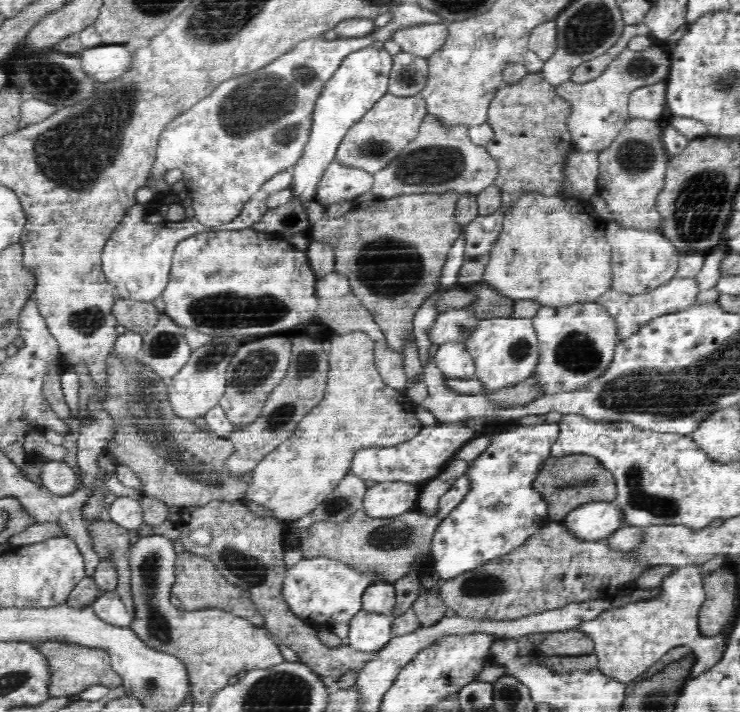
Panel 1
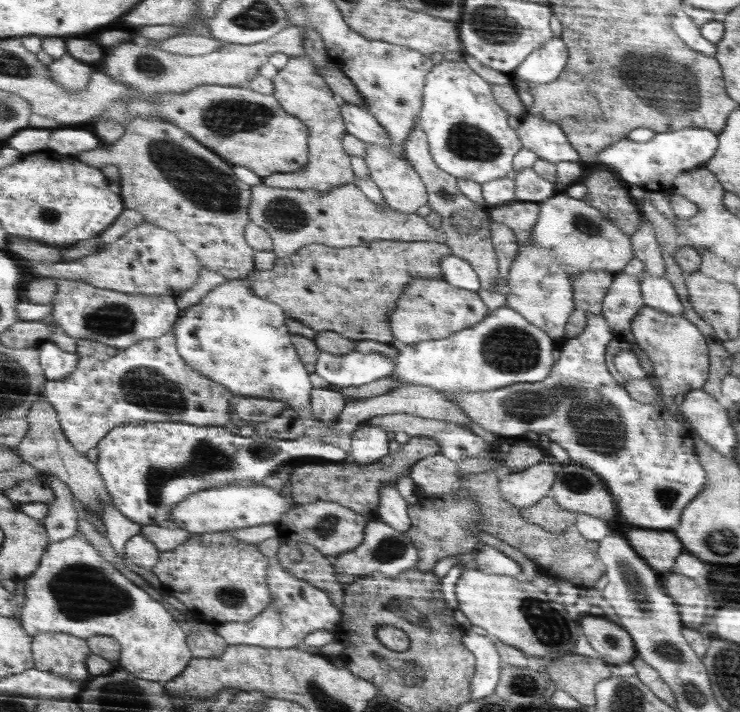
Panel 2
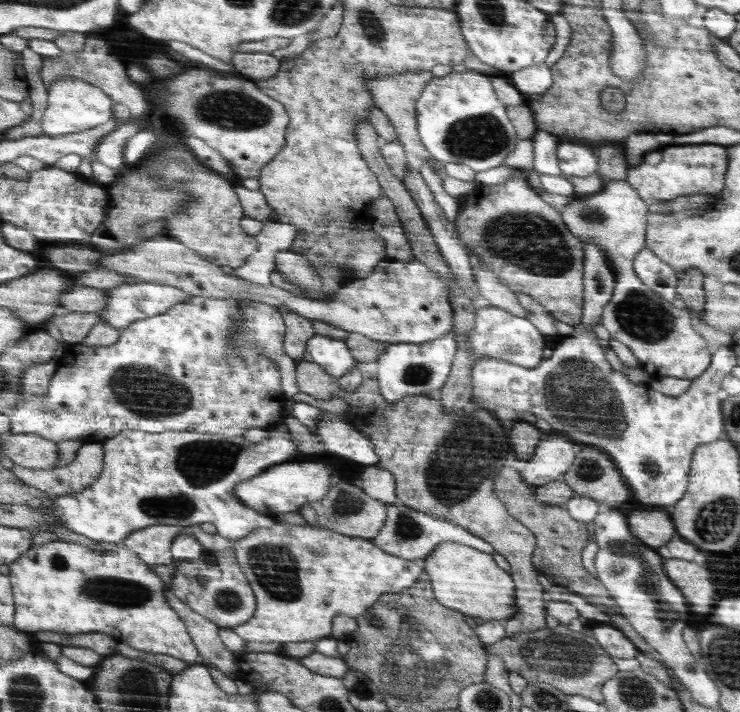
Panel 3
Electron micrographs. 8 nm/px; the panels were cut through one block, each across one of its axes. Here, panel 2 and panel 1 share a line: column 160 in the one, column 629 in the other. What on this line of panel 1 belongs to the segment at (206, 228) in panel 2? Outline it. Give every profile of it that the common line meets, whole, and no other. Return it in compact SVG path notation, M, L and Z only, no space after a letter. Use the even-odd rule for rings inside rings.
M629 118L612 144L599 153L598 194L606 201L610 212L614 215L613 220L626 228L660 231L661 218L656 210L656 200L664 186L667 164L670 160L662 142L663 129L664 121Z

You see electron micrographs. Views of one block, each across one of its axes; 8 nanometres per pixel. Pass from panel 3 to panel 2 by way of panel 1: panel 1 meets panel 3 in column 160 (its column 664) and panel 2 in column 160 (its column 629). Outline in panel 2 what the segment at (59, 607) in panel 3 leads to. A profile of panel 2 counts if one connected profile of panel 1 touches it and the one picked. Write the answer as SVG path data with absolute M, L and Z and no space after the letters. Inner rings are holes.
M80 531L74 538L51 544L42 561L41 570L24 582L28 586L21 622L32 636L41 632L67 632L83 639L92 639L98 635L117 638L123 646L122 659L118 665L133 672L138 678L161 684L166 680L176 679L189 666L193 658L178 622L166 612L162 604L152 600L146 590L116 570L114 564L100 554L100 550L88 540L84 532Z

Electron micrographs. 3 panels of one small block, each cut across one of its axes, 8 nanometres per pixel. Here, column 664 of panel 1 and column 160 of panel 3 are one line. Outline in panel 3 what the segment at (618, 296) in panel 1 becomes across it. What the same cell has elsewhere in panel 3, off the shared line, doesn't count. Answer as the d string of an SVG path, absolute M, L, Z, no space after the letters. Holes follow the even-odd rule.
M154 282L146 283L125 283L122 286L108 289L110 303L102 311L102 323L112 324L120 332L126 332L132 328L138 320L146 320L152 316L158 316L171 311L178 304L184 303L190 299L190 294L186 294L184 289L172 288L164 284Z

